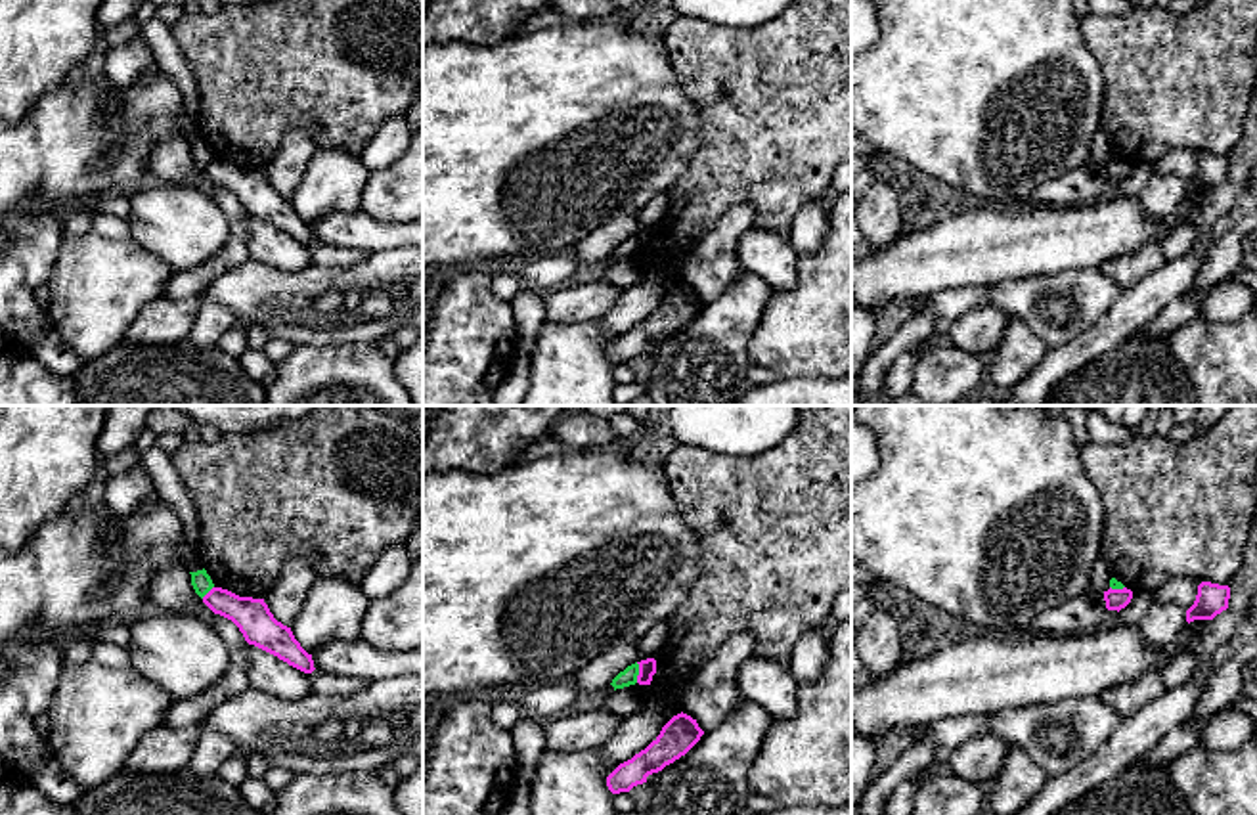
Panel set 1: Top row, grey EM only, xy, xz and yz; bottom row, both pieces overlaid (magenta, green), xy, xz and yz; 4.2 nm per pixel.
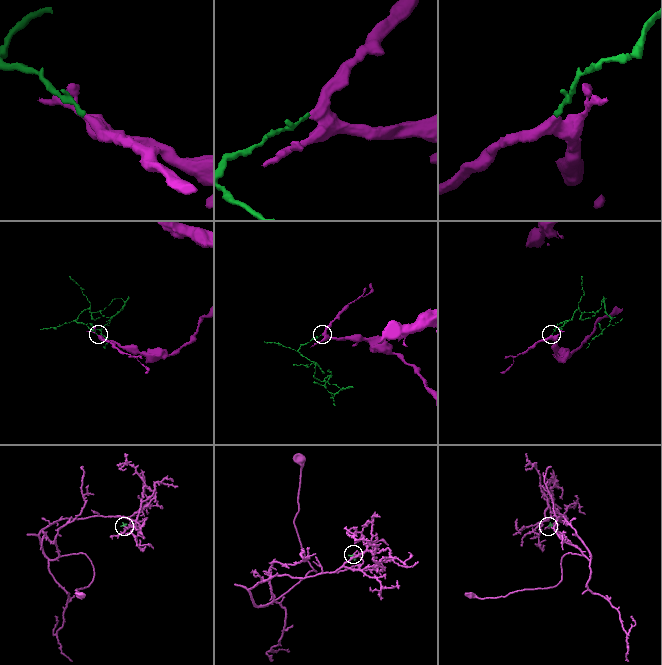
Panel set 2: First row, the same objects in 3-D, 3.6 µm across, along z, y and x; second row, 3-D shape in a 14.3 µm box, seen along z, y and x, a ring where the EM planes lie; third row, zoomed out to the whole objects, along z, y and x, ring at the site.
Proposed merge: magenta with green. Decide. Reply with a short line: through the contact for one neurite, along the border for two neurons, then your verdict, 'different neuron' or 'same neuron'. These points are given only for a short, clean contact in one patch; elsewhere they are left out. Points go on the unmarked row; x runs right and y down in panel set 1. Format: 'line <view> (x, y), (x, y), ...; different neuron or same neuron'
line xz (636, 234), (638, 253); different neuron

